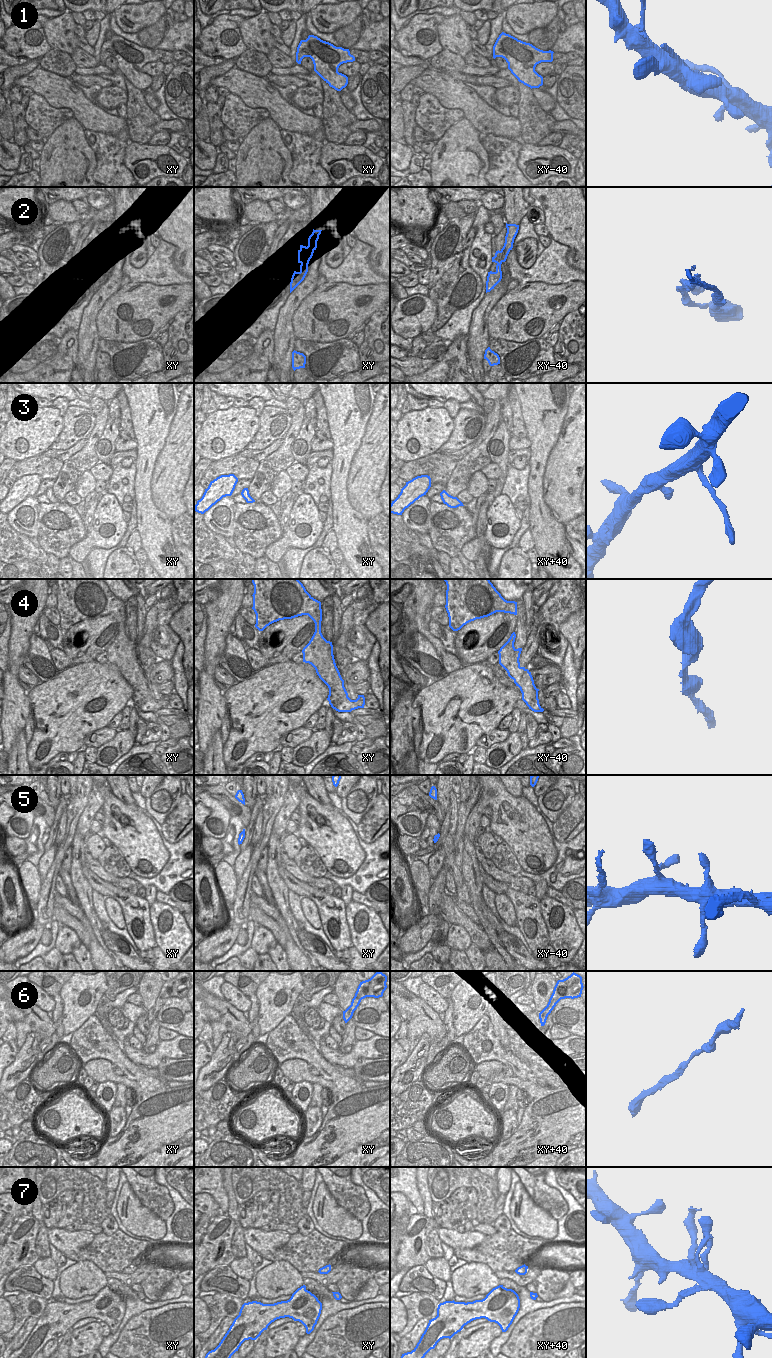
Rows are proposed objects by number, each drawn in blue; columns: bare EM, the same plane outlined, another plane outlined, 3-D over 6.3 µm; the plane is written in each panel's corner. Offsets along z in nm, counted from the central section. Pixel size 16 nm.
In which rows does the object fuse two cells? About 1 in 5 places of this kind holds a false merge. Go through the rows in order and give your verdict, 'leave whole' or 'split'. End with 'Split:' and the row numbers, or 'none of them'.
1: leave whole
2: split
3: leave whole
4: leave whole
5: leave whole
6: leave whole
7: leave whole
Split: 2

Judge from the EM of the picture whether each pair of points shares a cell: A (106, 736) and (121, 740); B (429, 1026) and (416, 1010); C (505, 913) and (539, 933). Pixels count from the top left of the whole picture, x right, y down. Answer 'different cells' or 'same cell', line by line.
A: different cells
B: same cell
C: different cells

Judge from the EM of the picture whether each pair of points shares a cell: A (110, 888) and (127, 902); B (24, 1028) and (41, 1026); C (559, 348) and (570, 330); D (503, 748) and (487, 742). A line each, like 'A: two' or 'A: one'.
A: two
B: one
C: one
D: two

